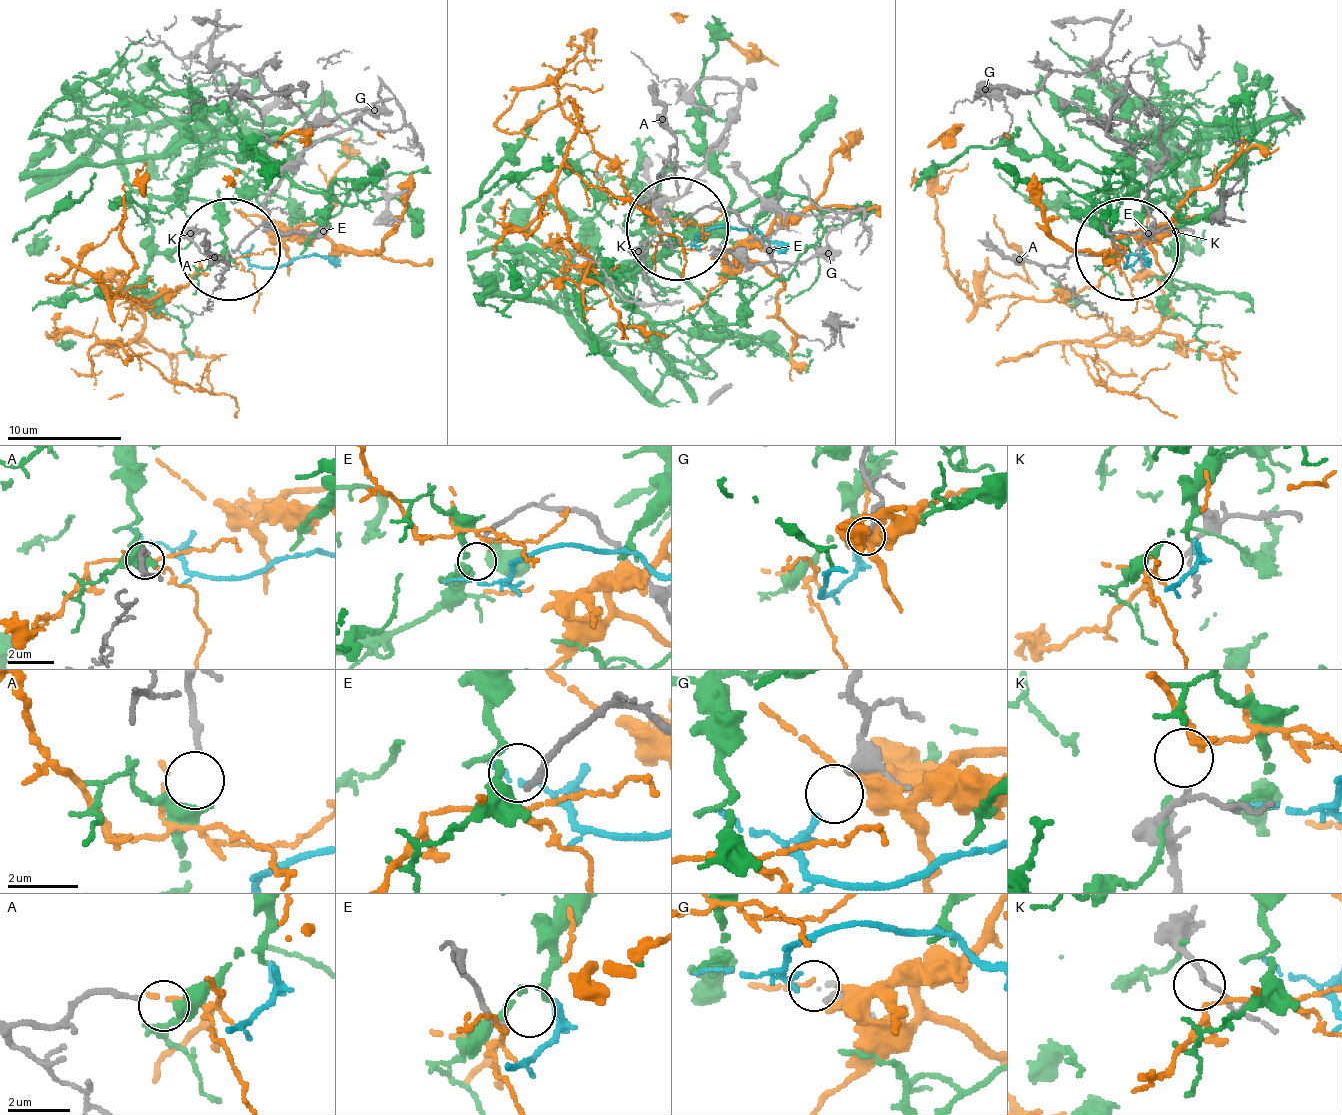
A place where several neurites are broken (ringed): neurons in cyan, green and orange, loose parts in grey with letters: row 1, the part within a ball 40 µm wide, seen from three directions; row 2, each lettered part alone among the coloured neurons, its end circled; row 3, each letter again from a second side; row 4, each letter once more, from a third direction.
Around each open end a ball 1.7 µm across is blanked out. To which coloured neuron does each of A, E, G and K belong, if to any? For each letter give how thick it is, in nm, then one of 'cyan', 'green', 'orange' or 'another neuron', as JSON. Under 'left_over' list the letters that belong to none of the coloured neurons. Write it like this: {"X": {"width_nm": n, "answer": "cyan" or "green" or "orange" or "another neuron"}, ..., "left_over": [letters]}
{"A": {"width_nm": 150, "answer": "green"}, "E": {"width_nm": 180, "answer": "another neuron"}, "G": {"width_nm": 320, "answer": "cyan"}, "K": {"width_nm": 150, "answer": "orange"}, "left_over": ["E"]}

